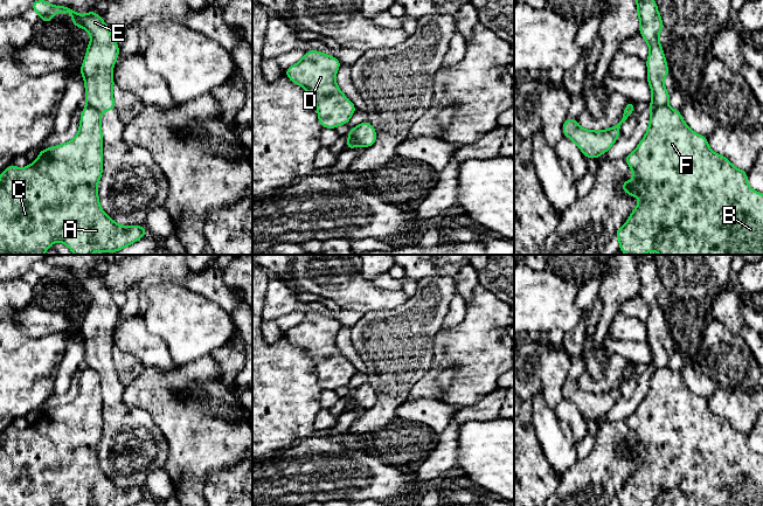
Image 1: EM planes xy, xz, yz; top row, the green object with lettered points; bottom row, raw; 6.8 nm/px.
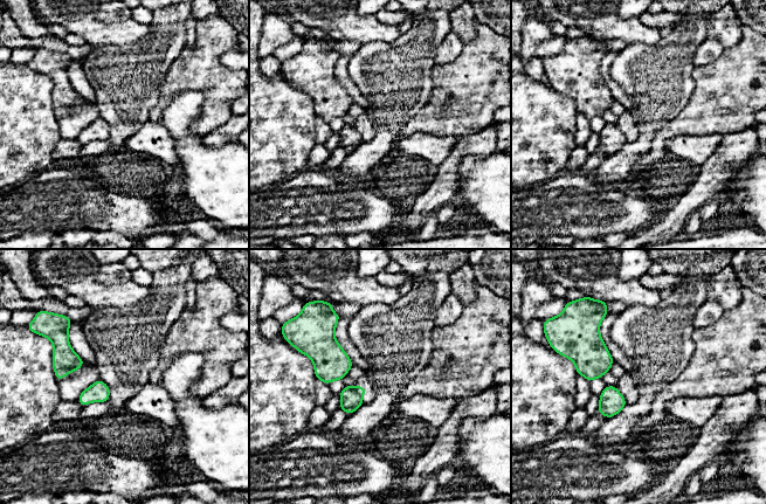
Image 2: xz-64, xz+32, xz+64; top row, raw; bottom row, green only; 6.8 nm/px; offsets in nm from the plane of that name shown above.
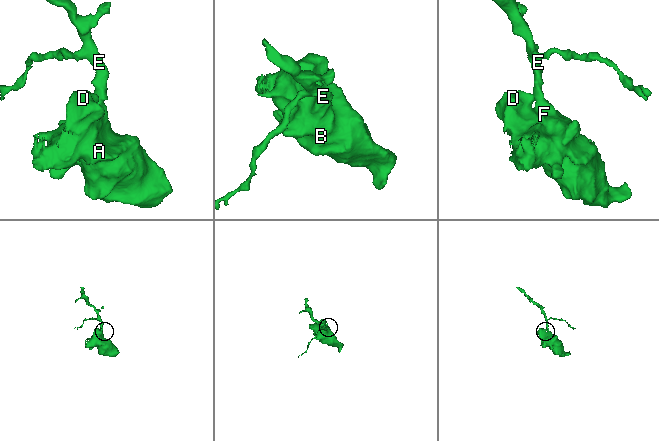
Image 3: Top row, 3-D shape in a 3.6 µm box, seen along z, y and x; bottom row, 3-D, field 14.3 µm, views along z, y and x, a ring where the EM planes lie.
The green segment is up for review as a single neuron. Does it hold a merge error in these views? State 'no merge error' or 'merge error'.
merge error

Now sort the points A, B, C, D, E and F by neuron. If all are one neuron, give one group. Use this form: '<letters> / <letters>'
A B C D F / E

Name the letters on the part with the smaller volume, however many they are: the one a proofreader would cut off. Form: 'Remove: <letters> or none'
Remove: E

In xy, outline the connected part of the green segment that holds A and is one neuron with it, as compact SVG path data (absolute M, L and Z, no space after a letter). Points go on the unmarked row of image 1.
M86 368L81 374L79 390L72 402L41 411L39 420L25 430L11 427L0 435L0 506L132 506L145 498L144 487L118 487L100 470L97 446L103 422L100 374Z

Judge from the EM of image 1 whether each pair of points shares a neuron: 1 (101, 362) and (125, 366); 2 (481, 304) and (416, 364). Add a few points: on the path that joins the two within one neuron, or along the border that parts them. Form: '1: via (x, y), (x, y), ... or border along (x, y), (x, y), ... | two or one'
1: border along (113, 347), (115, 372), (125, 387) | two
2: border along (441, 327), (435, 337), (431, 366), (424, 374) | two

